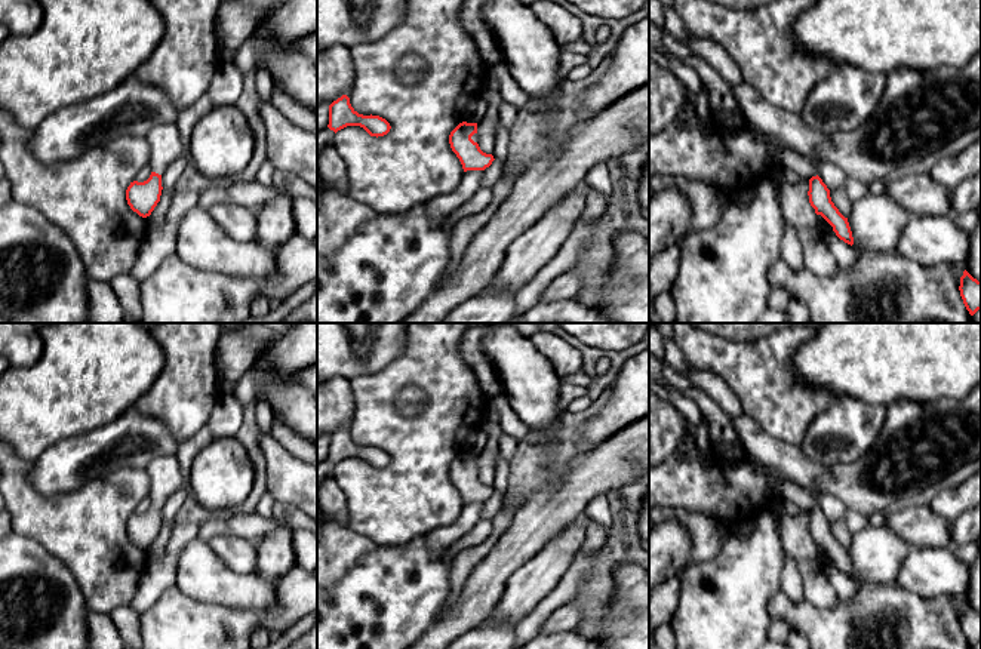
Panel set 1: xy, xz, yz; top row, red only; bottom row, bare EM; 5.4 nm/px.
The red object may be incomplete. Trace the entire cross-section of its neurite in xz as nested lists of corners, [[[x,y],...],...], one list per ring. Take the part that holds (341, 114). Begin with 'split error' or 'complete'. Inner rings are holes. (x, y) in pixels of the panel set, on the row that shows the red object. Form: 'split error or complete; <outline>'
complete; [[[342,95],[329,105],[329,124],[327,127],[335,133],[347,126],[360,126],[370,136],[384,136],[390,132],[390,123],[379,116],[359,114],[350,104],[350,98]]]

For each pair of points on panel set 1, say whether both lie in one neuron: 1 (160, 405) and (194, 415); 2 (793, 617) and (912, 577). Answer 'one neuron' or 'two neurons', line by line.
1: one neuron
2: two neurons

